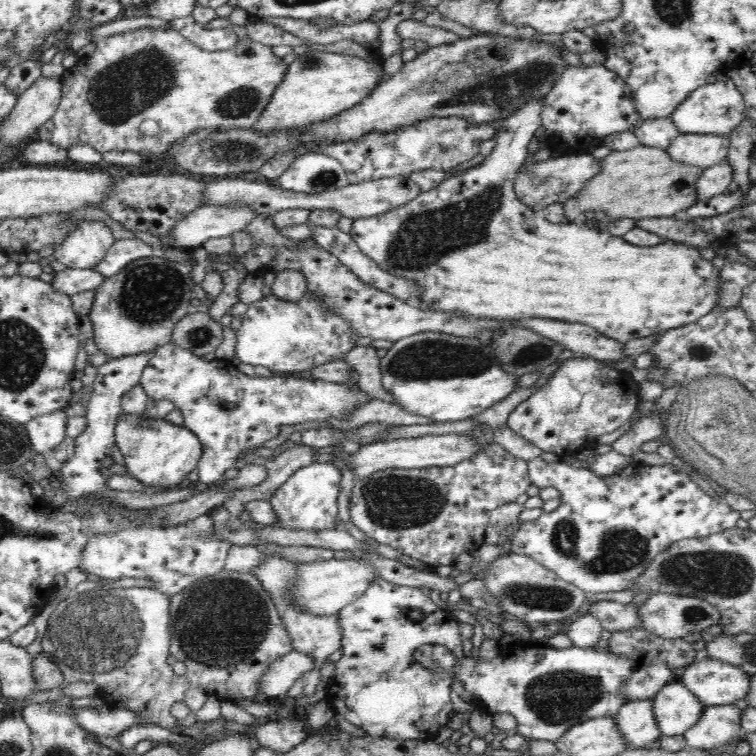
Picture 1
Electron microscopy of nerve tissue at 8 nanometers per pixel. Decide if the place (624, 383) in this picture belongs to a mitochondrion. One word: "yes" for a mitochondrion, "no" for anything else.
no

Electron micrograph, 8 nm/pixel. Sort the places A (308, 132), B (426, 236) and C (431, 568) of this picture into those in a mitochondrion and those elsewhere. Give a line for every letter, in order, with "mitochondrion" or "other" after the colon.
A: other
B: mitochondrion
C: other

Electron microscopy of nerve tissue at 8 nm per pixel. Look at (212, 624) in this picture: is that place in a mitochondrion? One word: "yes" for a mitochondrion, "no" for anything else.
yes

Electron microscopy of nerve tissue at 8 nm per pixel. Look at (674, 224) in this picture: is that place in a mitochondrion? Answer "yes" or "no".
no

